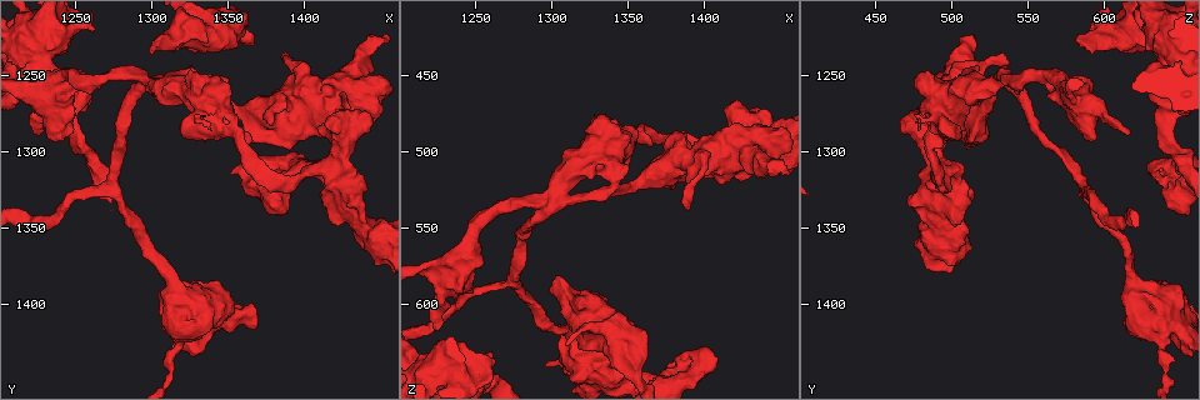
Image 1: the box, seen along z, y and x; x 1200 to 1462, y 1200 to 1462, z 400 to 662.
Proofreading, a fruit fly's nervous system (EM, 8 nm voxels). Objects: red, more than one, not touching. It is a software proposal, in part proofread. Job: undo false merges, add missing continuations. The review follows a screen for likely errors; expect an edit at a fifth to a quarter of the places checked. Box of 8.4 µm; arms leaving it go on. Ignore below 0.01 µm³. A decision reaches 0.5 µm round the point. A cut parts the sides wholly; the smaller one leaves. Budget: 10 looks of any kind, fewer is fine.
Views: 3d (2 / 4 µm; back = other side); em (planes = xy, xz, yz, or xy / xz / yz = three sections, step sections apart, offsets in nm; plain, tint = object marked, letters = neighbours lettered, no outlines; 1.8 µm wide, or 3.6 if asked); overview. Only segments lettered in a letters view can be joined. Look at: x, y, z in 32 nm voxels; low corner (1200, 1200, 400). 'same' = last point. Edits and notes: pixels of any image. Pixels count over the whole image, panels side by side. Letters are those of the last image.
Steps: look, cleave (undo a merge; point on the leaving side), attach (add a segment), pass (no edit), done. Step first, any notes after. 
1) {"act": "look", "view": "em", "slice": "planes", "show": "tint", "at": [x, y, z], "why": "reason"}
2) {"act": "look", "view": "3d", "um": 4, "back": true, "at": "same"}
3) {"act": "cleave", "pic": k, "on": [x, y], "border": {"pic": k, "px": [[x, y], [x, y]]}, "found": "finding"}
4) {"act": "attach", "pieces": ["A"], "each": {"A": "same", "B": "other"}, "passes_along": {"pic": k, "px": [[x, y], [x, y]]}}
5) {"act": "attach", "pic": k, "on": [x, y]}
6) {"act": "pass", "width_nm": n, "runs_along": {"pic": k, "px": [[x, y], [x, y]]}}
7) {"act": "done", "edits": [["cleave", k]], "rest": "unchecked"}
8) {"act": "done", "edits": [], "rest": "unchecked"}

{"act": "look", "view": "em", "um": 3.6, "slice": "planes", "show": "tint", "at": [1316, 1388, 620], "why": "thick turns thin"}

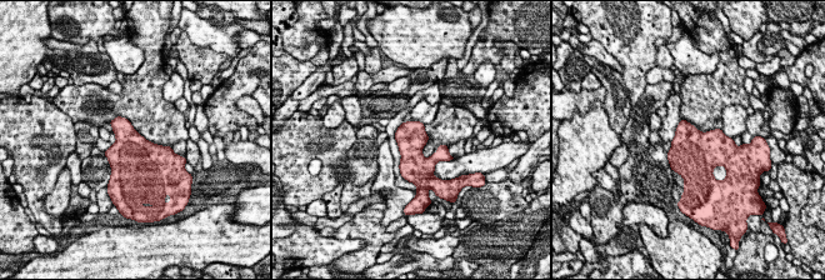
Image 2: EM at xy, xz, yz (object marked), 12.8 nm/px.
{"act": "look", "view": "em", "um": 3.6, "slice": "planes", "show": "letters", "at": "same"}

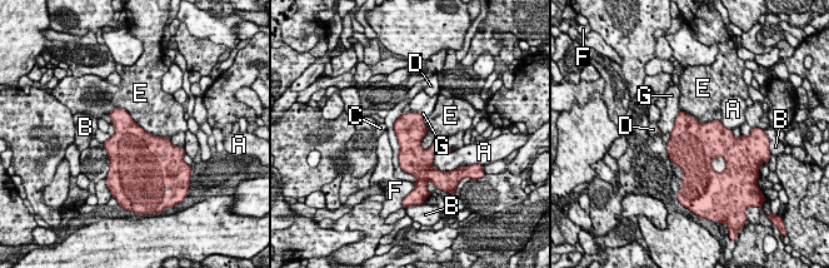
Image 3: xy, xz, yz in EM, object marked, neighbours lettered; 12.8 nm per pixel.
{"act": "pass", "width_nm": 380, "each": {"A": "other", "B": "other", "C": "other", "D": "other", "E": "other", "F": "other", "G": "other"}, "found": "one neuron here"}

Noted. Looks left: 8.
{"act": "look", "view": "3d", "um": 2, "at": [1388, 1318, 636], "why": "touches itself"}

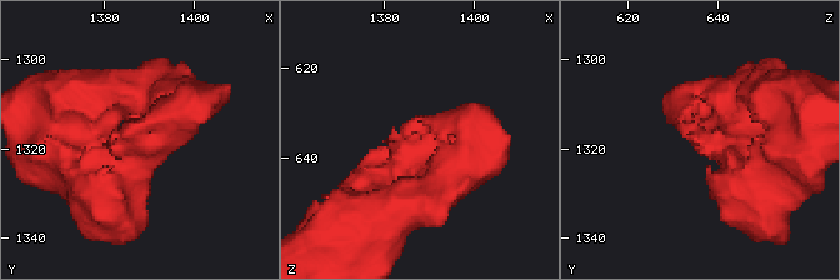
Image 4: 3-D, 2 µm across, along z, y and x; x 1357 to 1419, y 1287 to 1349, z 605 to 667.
{"act": "look", "view": "em", "slice": "planes", "show": "tint", "at": [1388, 1318, 636]}

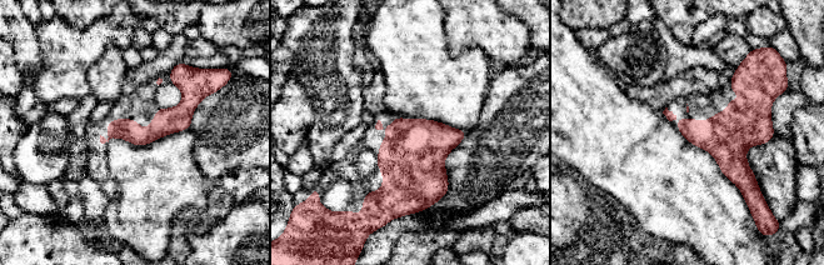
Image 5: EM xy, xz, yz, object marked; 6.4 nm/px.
{"act": "look", "view": "em", "slice": "planes", "show": "letters", "at": "same"}

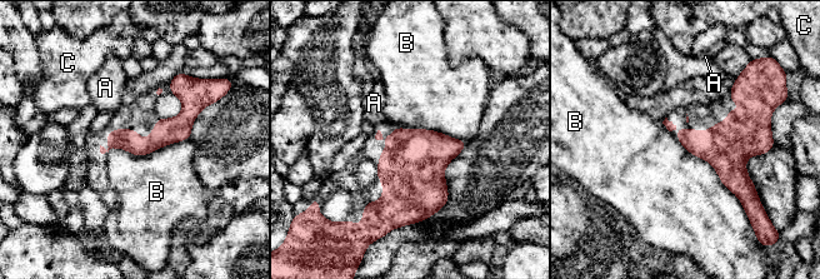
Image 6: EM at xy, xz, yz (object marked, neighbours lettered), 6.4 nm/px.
{"act": "pass", "longest_contact_nm": ["B", 650], "each": {"A": "other", "B": "other", "C": "other"}, "runs_along": {"pic": 6, "px": [[194, 101], [154, 143], [111, 144]]}, "found": "continuous, no second neuron"}

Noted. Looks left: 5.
{"act": "look", "view": "em", "slice": "yz", "step": 16, "show": "tint", "at": [1304, 1226, 580], "why": "thick end"}

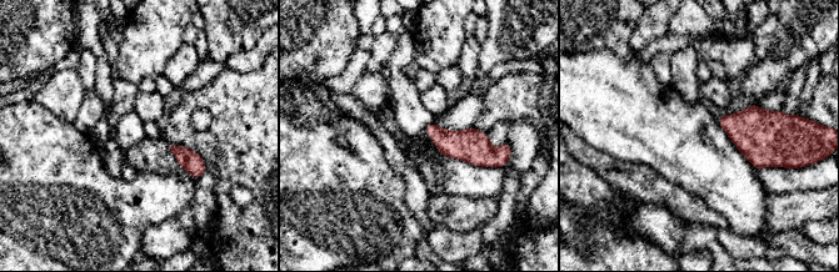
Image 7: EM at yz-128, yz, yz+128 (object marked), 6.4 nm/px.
{"act": "look", "view": "em", "slice": "yz", "step": 16, "show": "letters", "at": "same", "why": "see the neighbours"}

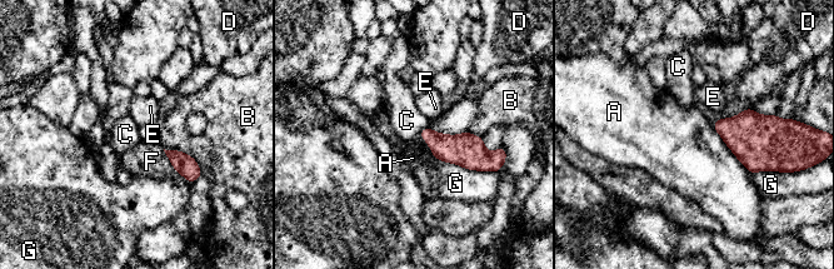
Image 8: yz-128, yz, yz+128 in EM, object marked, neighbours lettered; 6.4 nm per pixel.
{"act": "attach", "pieces": ["F"], "each": {"A": "other", "B": "other", "C": "other", "D": "other", "E": "other", "F": "same", "G": "other"}, "found": "the neuron continues"}

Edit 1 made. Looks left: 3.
{"act": "look", "view": "em", "slice": "xy", "step": 16, "show": "letters", "at": [1264, 1218, 636]}

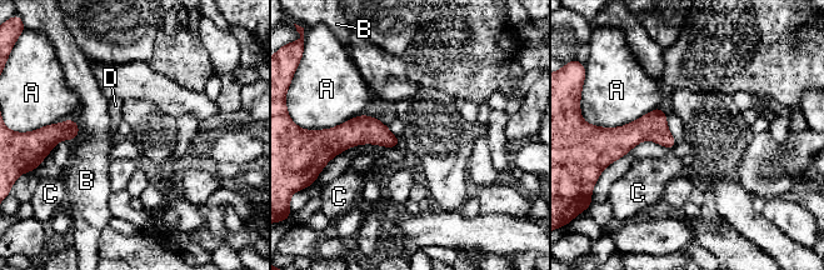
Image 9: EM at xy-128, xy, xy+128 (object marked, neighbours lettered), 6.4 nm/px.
{"act": "look", "view": "em", "slice": "planes", "show": "letters", "at": "same"}

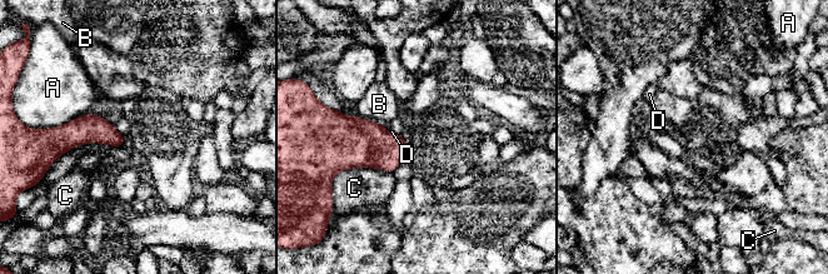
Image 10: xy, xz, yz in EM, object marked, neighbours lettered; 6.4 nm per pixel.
{"act": "pass", "each": {"A": "other", "B": "other", "C": "other", "D": "other"}, "border": {"pic": 10, "px": [[383, 125], [388, 131], [397, 134]]}, "found": "none of them fits"}

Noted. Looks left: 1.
{"act": "done", "edits": [["attach", 8]], "rest": "unchecked"}

